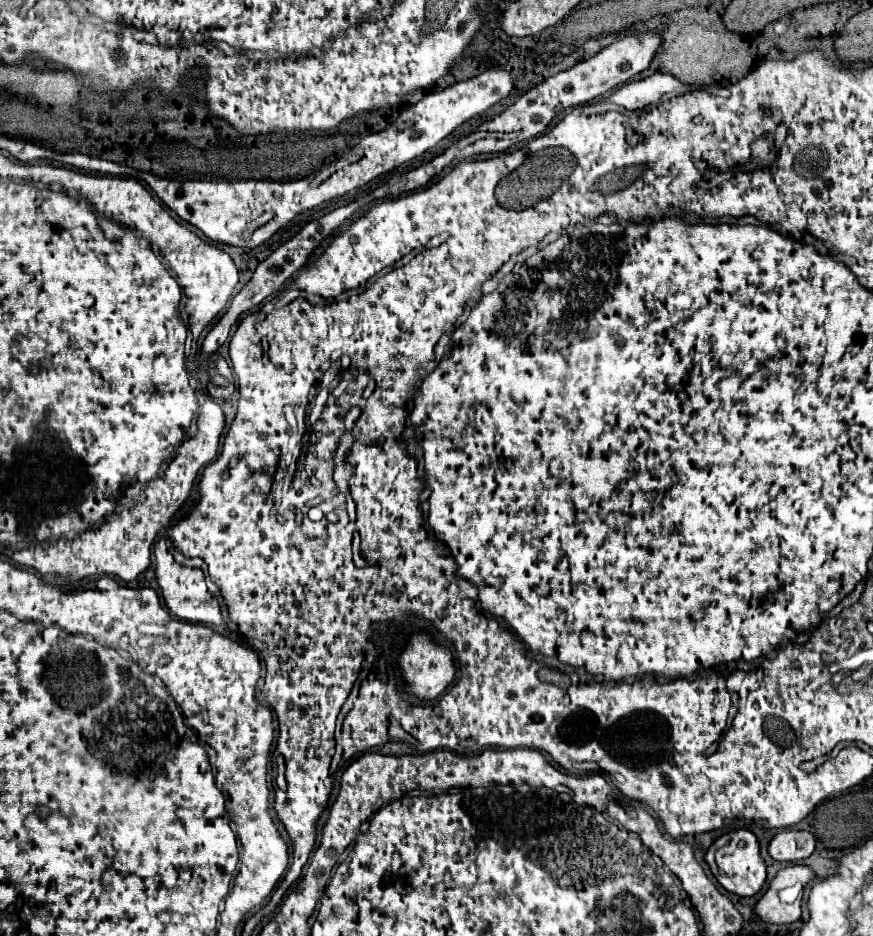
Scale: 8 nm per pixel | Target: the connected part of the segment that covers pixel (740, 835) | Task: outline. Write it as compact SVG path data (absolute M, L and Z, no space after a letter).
M738 829L738 831L730 831L722 837L718 837L710 849L704 855L704 861L710 865L712 875L716 877L716 881L730 893L736 893L740 897L752 897L756 895L764 881L766 881L766 865L760 857L760 845L758 839L754 837L754 833L750 833L748 829Z

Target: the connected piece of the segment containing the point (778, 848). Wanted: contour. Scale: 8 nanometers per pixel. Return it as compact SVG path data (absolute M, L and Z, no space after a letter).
M780 831L772 837L768 845L768 855L774 861L794 863L812 855L816 839L808 831Z

